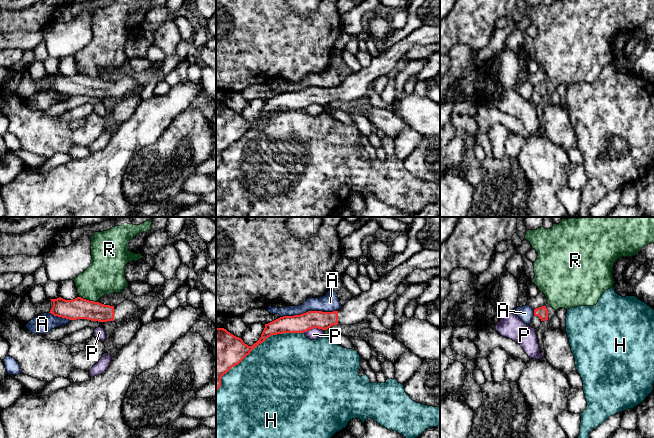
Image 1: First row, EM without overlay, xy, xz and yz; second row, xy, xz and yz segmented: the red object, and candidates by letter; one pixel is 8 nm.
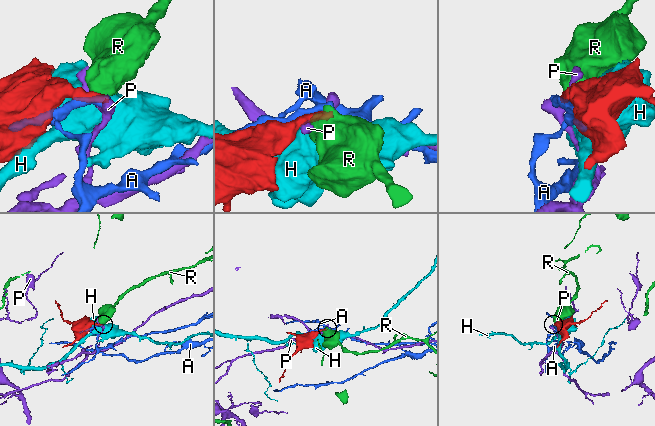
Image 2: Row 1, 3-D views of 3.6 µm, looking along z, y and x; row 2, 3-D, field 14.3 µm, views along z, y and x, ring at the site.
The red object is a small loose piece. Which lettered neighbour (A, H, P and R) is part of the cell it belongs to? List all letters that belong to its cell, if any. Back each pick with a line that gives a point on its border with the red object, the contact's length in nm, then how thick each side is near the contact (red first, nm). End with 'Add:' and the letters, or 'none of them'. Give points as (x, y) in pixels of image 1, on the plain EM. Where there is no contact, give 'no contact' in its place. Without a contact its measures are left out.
Add: none of them

